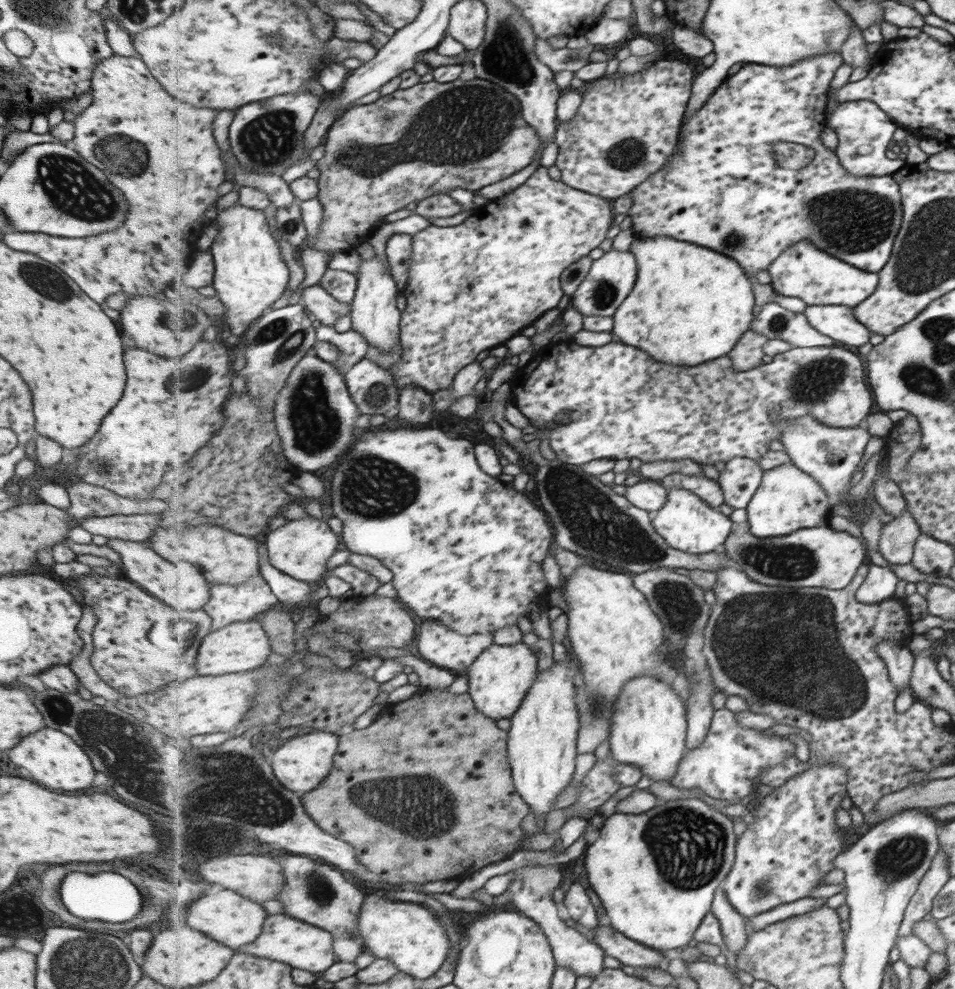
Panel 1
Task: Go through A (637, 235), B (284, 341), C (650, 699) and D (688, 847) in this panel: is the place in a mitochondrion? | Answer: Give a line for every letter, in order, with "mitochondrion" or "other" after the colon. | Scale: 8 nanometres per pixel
A: other
B: mitochondrion
C: other
D: mitochondrion

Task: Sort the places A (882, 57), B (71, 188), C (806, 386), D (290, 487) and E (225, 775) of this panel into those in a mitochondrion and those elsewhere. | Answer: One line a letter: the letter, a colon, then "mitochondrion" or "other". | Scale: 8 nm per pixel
A: other
B: mitochondrion
C: mitochondrion
D: other
E: mitochondrion

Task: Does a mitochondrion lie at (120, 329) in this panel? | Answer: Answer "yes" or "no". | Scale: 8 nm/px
no

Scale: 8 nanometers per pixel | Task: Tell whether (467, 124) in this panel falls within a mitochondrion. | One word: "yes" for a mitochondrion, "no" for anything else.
yes

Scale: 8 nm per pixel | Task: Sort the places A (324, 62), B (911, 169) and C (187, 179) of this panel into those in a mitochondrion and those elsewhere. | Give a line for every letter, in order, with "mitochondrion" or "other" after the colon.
A: other
B: other
C: other

